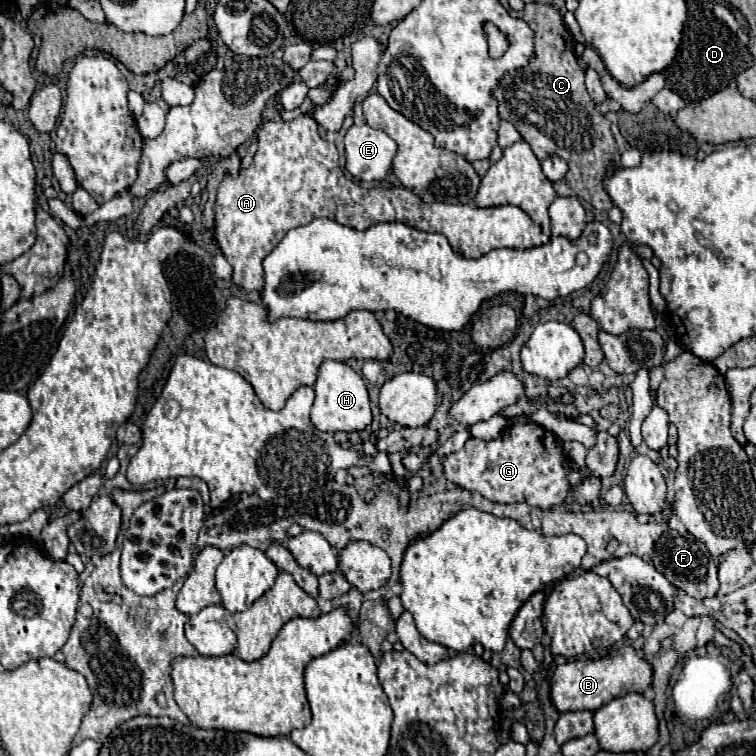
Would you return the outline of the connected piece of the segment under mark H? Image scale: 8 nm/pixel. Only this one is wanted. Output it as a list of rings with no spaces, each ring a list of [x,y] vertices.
[[[323,361],[317,373],[315,383],[315,403],[311,409],[311,421],[319,431],[335,433],[335,431],[363,431],[371,425],[371,405],[365,381],[359,373],[355,373],[349,365],[341,361]]]

